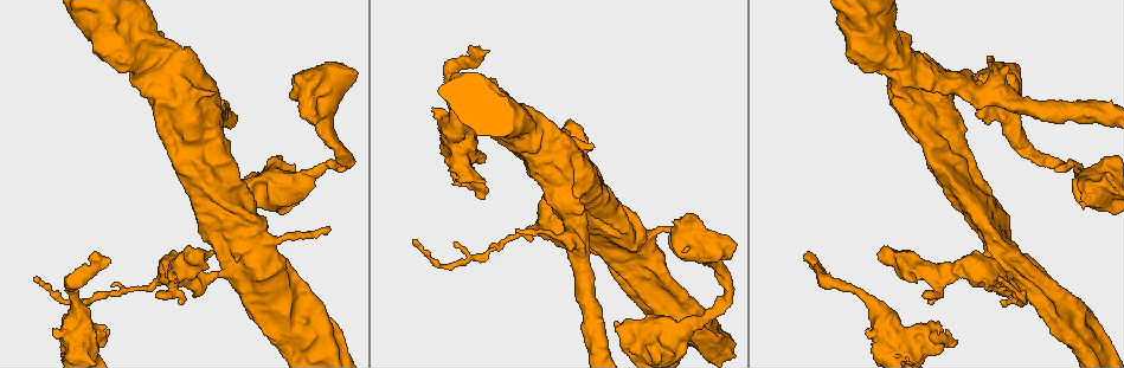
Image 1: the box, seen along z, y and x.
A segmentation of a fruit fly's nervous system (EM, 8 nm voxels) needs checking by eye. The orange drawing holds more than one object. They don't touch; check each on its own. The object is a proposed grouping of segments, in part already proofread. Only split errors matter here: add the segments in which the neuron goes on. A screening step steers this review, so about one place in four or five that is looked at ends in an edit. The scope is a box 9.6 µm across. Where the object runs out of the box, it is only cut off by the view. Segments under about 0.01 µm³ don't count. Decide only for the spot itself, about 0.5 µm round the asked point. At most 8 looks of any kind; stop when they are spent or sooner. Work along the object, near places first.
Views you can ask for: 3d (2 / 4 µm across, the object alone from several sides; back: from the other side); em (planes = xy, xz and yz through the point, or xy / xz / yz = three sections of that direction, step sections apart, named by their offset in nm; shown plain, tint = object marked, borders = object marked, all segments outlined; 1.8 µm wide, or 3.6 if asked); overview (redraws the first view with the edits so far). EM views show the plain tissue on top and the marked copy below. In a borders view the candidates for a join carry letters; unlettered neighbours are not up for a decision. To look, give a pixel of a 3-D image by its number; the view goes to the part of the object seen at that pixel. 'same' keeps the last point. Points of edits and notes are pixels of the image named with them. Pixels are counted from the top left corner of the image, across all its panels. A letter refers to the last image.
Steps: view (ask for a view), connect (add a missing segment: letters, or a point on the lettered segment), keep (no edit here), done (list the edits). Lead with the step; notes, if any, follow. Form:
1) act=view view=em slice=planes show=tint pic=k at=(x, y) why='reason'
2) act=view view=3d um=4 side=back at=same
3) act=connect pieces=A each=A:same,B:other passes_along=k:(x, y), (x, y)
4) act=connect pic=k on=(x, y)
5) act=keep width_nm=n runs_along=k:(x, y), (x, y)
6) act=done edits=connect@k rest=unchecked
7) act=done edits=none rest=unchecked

act=view view=3d um=2 pic=1 at=(454, 241) why='branch stops here'

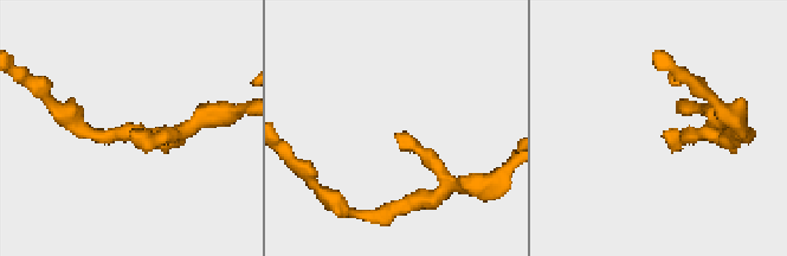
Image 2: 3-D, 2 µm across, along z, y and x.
act=view view=em slice=planes show=tint pic=2 at=(667, 130) why='need the tissue'

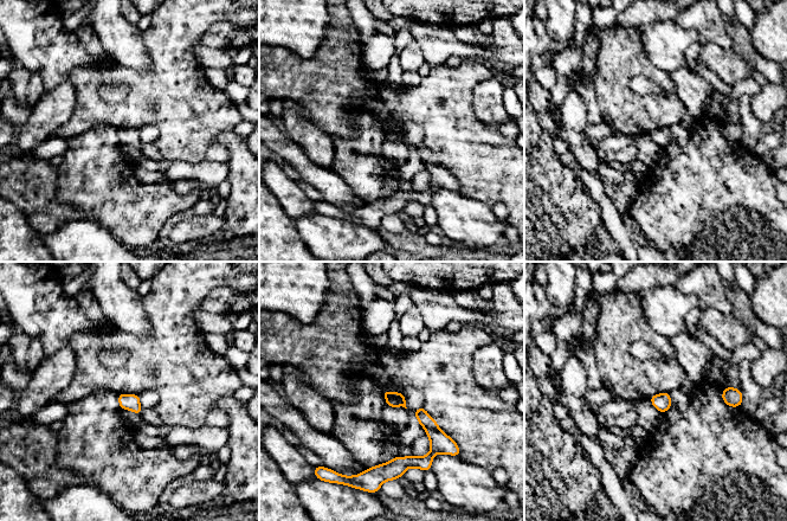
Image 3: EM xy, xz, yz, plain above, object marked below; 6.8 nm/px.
act=view view=em slice=planes show=borders at=same

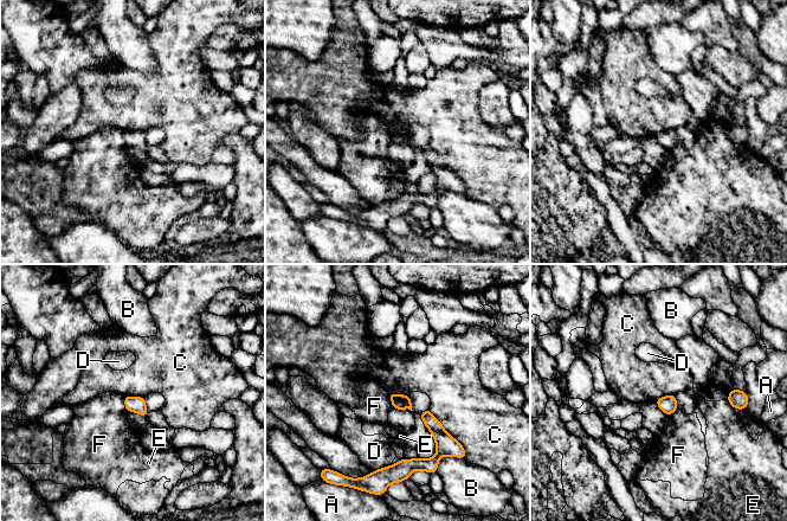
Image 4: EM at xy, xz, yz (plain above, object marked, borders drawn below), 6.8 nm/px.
act=keep width_nm=100 longest_contact=C:360nm each=A:other,B:other,C:other,D:other,E:other,F:other found='no lettered segment goes on from it'

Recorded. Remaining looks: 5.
act=view view=3d um=2 pic=1 at=(110, 261)

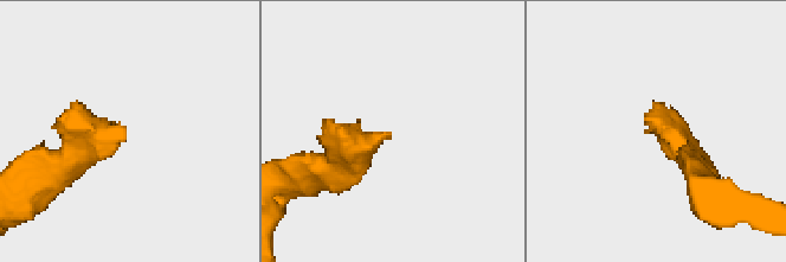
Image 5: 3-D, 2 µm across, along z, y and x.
act=view view=em slice=xy step=16 show=tint pic=5 at=(657, 131) why='shape alone is not enough'

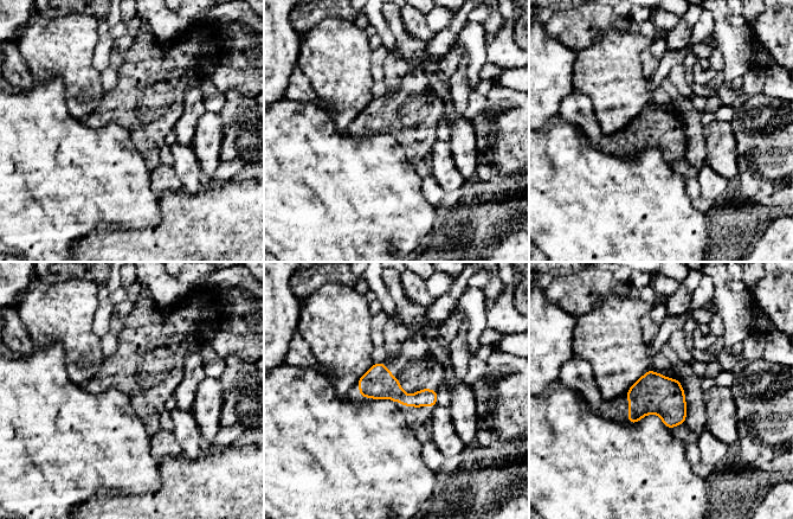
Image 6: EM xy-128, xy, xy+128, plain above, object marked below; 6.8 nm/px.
act=view view=em slice=planes show=borders at=same

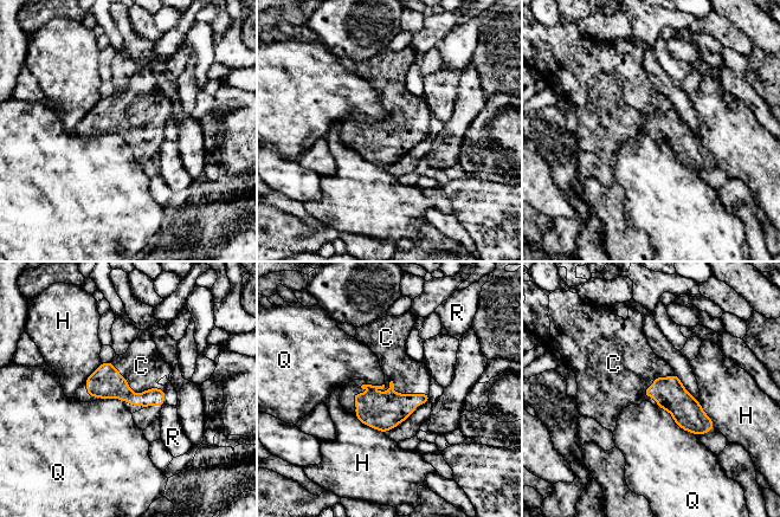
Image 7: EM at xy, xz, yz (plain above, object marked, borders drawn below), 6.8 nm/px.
act=connect pieces=C width_nm=220 longest_contact=C:550nm each=C:same,H:other,Q:other,R:other found='the neuron continues'

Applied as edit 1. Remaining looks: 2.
act=view view=em um=3.6 slice=xy step=4 show=tint pic=1 at=(128, 56) why='calibre changes'

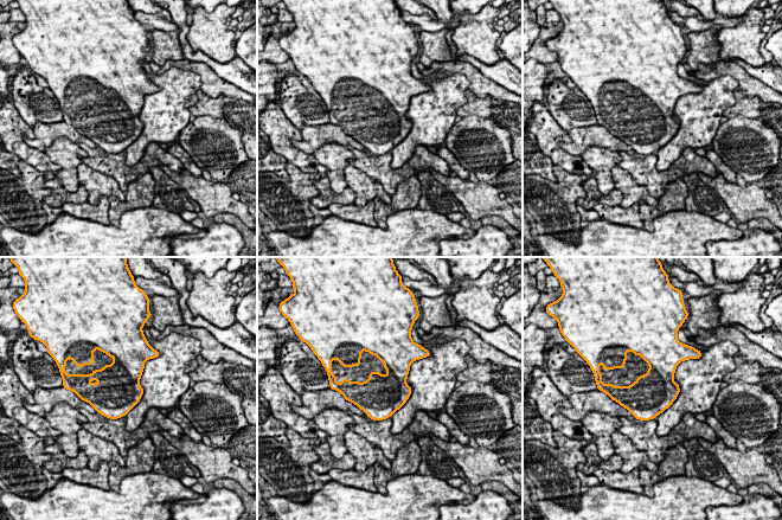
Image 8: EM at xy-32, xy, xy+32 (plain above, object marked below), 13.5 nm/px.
act=view view=em um=3.6 slice=planes show=borders at=same

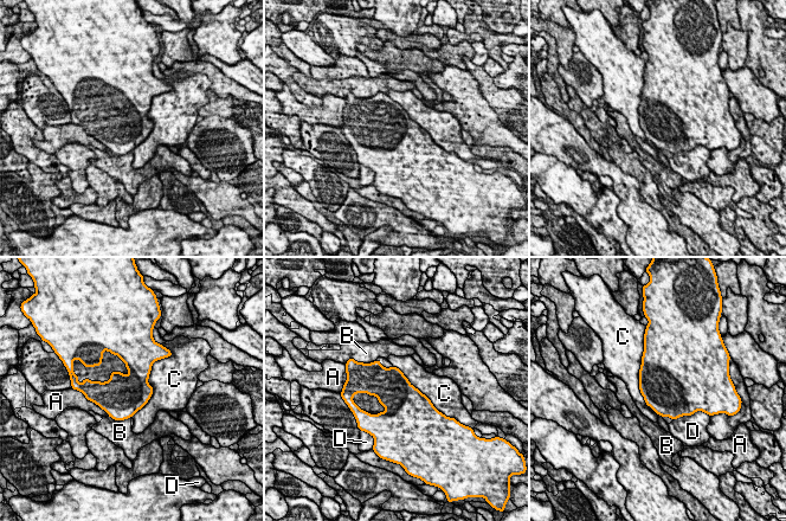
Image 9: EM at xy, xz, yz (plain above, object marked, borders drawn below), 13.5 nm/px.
act=keep each=A:other,B:other,C:other,D:other border=9:(159, 359), (153, 393), (131, 416) found='none of them fits'

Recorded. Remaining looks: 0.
act=done edits=connect@7 rest=unchecked

